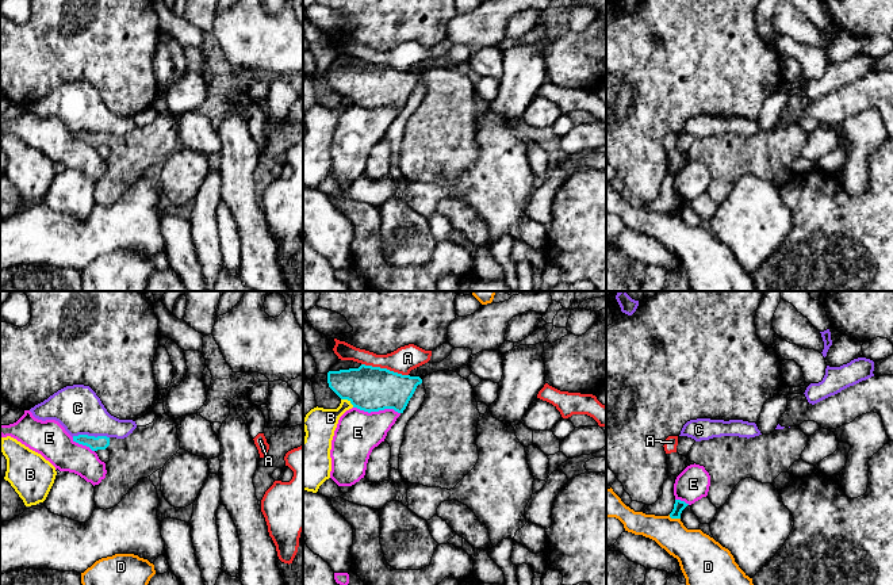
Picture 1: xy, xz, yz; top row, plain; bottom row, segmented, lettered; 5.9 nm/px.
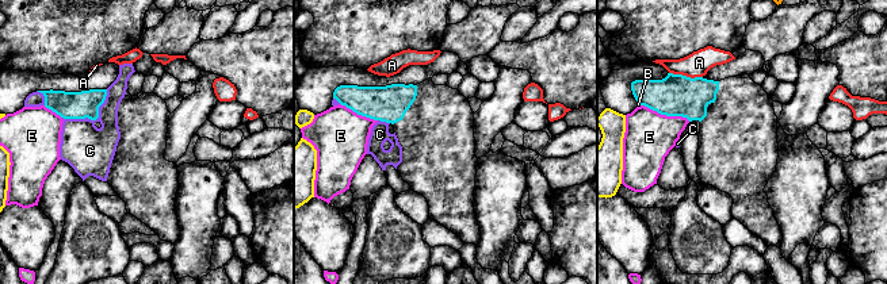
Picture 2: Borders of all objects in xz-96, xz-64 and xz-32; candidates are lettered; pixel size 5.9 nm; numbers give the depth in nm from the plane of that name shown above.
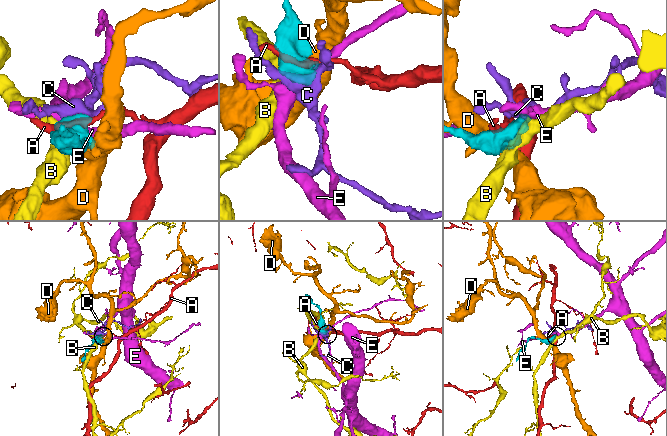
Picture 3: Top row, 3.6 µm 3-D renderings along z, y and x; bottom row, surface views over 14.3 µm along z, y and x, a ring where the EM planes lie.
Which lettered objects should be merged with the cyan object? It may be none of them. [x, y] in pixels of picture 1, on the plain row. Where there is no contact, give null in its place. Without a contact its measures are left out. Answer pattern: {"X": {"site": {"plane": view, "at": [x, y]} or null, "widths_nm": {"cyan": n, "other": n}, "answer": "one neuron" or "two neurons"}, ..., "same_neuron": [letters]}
{"A": {"site": {"plane": "xz", "at": [384, 65]}, "widths_nm": {"cyan": 280, "other": 150}, "answer": "two neurons"}, "B": {"site": {"plane": "xz", "at": [348, 96]}, "widths_nm": {"cyan": 280, "other": 190}, "answer": "two neurons"}, "C": {"site": {"plane": "xy", "at": [91, 133]}, "widths_nm": {"cyan": 80, "other": 280}, "answer": "two neurons"}, "D": {"site": {"plane": "yz", "at": [674, 214]}, "widths_nm": {"cyan": 70, "other": 240}, "answer": "two neurons"}, "E": {"site": {"plane": "xz", "at": [376, 107]}, "widths_nm": {"cyan": 280, "other": 260}, "answer": "two neurons"}, "same_neuron": []}

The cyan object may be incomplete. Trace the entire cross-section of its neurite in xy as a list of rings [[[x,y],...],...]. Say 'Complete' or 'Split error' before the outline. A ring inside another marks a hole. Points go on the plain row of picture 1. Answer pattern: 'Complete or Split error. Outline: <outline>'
Complete. Outline: [[[78,131],[73,133],[73,138],[89,144],[92,148],[106,146],[110,142],[110,134],[107,133]]]

